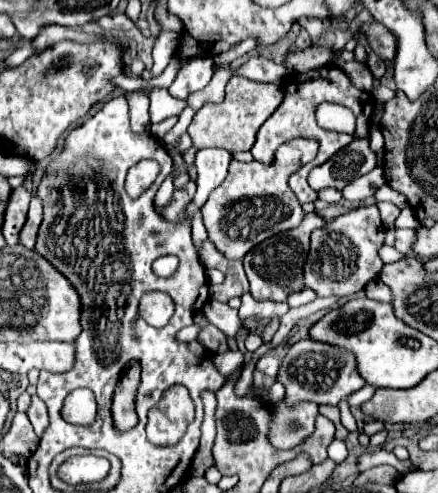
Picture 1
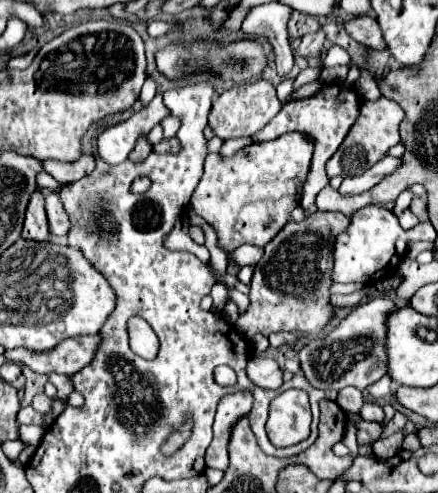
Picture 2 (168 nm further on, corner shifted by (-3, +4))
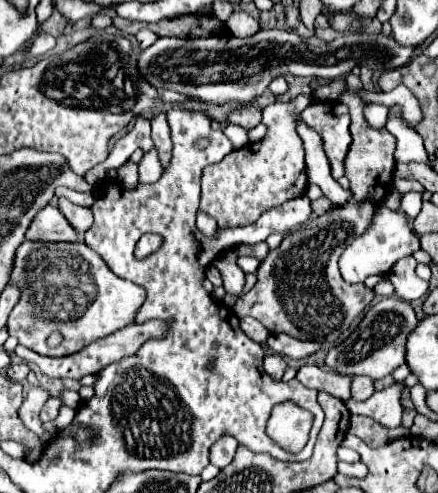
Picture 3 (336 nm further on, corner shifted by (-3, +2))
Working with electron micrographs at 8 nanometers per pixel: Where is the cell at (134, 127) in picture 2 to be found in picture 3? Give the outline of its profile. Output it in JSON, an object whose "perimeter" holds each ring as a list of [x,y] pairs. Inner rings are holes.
{"perimeter":[[[155,113],[151,119],[151,139],[159,151],[159,159],[163,165],[167,165],[167,157],[171,155],[171,137],[169,137],[169,125],[165,119],[165,113]]]}

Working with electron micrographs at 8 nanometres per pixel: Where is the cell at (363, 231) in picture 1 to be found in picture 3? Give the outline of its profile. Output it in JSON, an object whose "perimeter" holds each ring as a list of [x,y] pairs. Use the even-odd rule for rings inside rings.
{"perimeter":[[[387,207],[375,209],[375,215],[365,229],[341,255],[339,269],[347,283],[363,283],[369,275],[387,275],[391,267],[401,259],[413,255],[421,247],[419,235],[409,227],[407,217],[401,211],[391,211]]]}

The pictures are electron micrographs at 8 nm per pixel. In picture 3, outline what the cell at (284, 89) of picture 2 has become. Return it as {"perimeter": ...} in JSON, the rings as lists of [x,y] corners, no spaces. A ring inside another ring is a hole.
{"perimeter":[[[299,95],[289,103],[275,101],[263,109],[263,125],[267,125],[267,135],[257,141],[257,143],[247,143],[241,149],[231,151],[227,157],[223,157],[219,163],[207,165],[203,171],[201,179],[201,211],[209,217],[213,217],[219,225],[219,229],[229,229],[229,227],[243,227],[255,223],[265,211],[279,207],[295,197],[305,195],[307,189],[307,169],[305,169],[305,159],[303,159],[303,143],[299,141],[299,135],[295,133],[295,121],[293,113],[303,111],[311,103],[309,95]]]}

